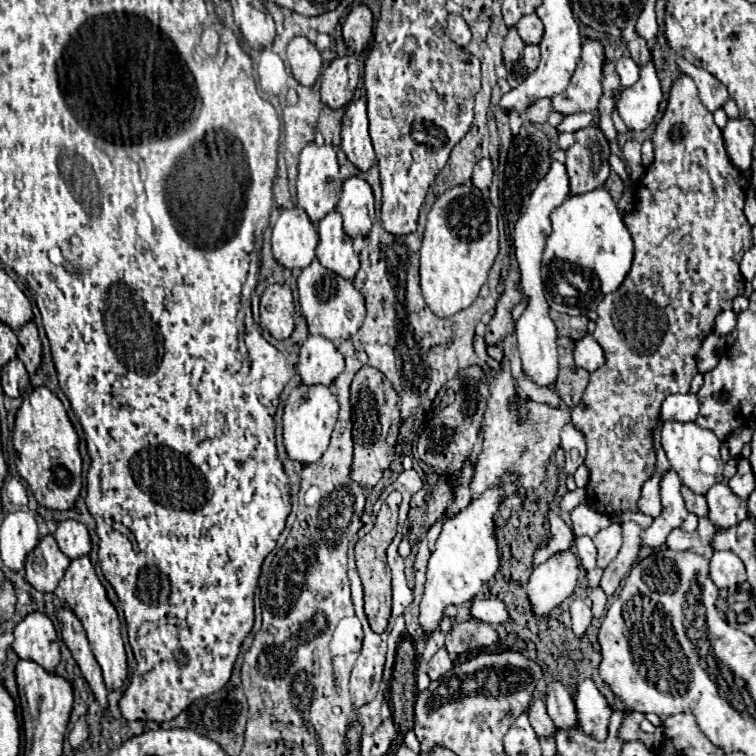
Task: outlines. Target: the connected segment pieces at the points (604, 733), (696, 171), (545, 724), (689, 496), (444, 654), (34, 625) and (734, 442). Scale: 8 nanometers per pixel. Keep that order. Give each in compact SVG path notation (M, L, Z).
M584 679L582 683L578 683L576 693L574 693L574 703L576 703L580 729L586 735L594 737L596 741L604 741L608 737L608 723L610 723L610 715L612 715L612 705L596 689L592 679Z
M680 73L670 89L670 99L668 99L668 107L666 111L662 113L656 129L654 129L654 135L652 135L652 141L654 141L654 153L656 153L656 159L652 161L652 165L646 167L644 171L644 177L640 179L640 185L636 187L636 207L634 211L626 213L624 215L624 223L628 225L628 231L634 239L634 261L632 261L632 269L630 273L626 275L624 283L614 291L614 293L608 293L596 313L598 313L598 319L596 319L596 329L594 329L594 339L600 343L600 347L604 349L604 355L606 355L606 363L596 369L594 373L590 373L590 383L582 395L582 401L580 405L574 407L572 411L572 423L586 435L586 441L588 441L588 455L586 455L586 461L584 465L588 467L590 471L590 481L588 481L588 487L586 487L586 499L588 499L588 505L602 513L602 515L620 515L624 511L638 511L638 499L640 499L640 491L642 491L642 485L652 477L654 469L656 469L656 453L654 453L654 445L652 445L652 431L658 423L658 417L660 417L660 405L662 401L672 395L672 393L688 393L690 389L690 381L692 377L698 373L696 369L696 353L702 345L702 341L712 333L714 329L714 319L716 315L722 311L722 309L730 309L732 307L732 299L736 295L742 295L744 293L744 281L742 281L742 273L738 269L740 265L740 259L744 255L744 251L748 251L752 247L752 235L750 235L750 225L742 213L742 207L744 207L744 199L746 199L746 187L748 187L748 179L742 175L740 169L736 169L726 153L726 147L724 147L724 139L722 139L722 131L718 129L718 125L714 123L714 117L712 113L700 103L700 97L696 93L696 85L692 81L690 75L686 73Z
M540 691L534 693L534 701L532 701L532 705L528 707L526 713L528 713L528 719L530 719L534 731L536 731L536 735L538 735L540 739L552 737L552 735L556 733L556 727L552 725L552 719L550 719L548 713L546 713L546 703L544 703Z
M682 487L682 497L684 497L686 509L690 513L696 513L698 517L706 517L708 515L708 505L706 505L706 501L704 501L702 495L696 495L688 487Z
M442 647L442 649L438 649L438 653L430 659L430 663L428 663L428 675L430 675L430 679L438 679L438 677L442 677L446 671L450 671L450 669L452 669L452 659L450 659L448 651Z
M34 611L26 615L14 629L16 641L12 643L12 649L18 653L20 659L32 659L50 673L60 663L60 643L56 629L52 621L40 613Z
M748 425L736 429L736 431L728 437L728 447L730 447L730 453L732 453L734 457L738 457L742 445L748 443L748 437L750 437L750 427L748 427Z

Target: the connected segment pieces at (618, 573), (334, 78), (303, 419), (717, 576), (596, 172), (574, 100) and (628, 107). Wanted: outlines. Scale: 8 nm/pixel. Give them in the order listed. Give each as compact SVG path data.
M634 521L622 523L622 535L624 535L624 543L620 553L616 555L616 559L604 569L604 575L600 579L600 589L604 589L604 593L608 597L614 595L614 591L618 589L620 581L630 573L638 551L640 551L640 531L642 527Z
M338 57L334 59L328 69L322 73L322 103L330 109L340 109L350 103L354 97L356 85L360 79L360 65L356 57Z
M298 385L290 393L284 407L284 415L282 415L284 447L286 447L288 457L302 465L316 463L322 457L322 453L328 449L336 417L338 417L338 401L336 401L336 395L332 395L330 387Z
M716 551L710 559L710 579L718 589L742 585L746 581L746 569L742 559L732 551Z
M598 125L574 131L574 145L566 151L570 193L588 193L610 175L610 145Z
M598 39L582 41L582 59L572 75L566 91L552 97L552 107L558 113L570 115L580 111L596 111L600 93L602 93L602 65L604 65L604 47Z
M652 63L640 69L640 79L626 87L618 101L618 115L632 131L644 131L656 117L662 101L660 81Z

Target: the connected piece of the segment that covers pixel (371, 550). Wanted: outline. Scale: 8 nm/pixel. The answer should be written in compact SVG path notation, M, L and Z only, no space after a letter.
M362 537L356 543L356 567L364 585L364 611L374 633L384 633L391 617L390 570L384 549L394 537Z

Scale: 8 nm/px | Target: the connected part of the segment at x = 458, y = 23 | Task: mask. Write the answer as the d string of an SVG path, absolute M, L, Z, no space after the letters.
M448 15L448 35L460 47L466 47L470 43L470 27L460 15Z

